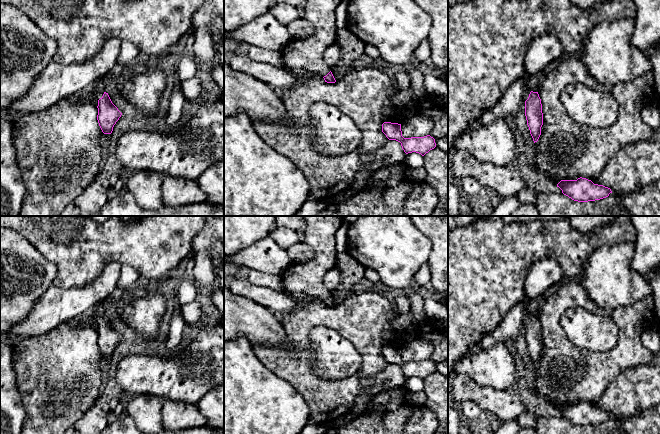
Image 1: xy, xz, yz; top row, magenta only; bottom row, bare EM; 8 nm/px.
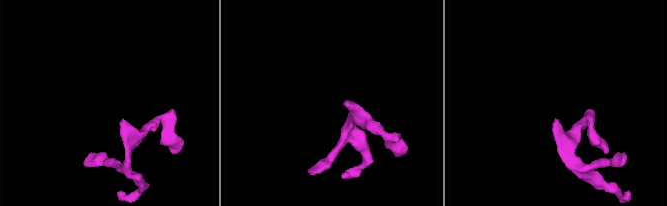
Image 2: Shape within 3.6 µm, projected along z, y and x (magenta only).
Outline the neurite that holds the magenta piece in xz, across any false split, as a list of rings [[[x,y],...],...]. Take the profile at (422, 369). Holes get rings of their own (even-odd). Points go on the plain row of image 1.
[[[384,346],[382,356],[389,364],[396,364],[401,367],[406,378],[416,376],[424,380],[436,371],[435,363],[430,359],[424,361],[404,362],[402,360],[401,348]]]

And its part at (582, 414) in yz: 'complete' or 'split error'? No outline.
complete

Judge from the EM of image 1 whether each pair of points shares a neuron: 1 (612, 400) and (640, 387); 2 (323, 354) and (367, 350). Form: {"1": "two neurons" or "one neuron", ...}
{"1": "one neuron", "2": "two neurons"}

